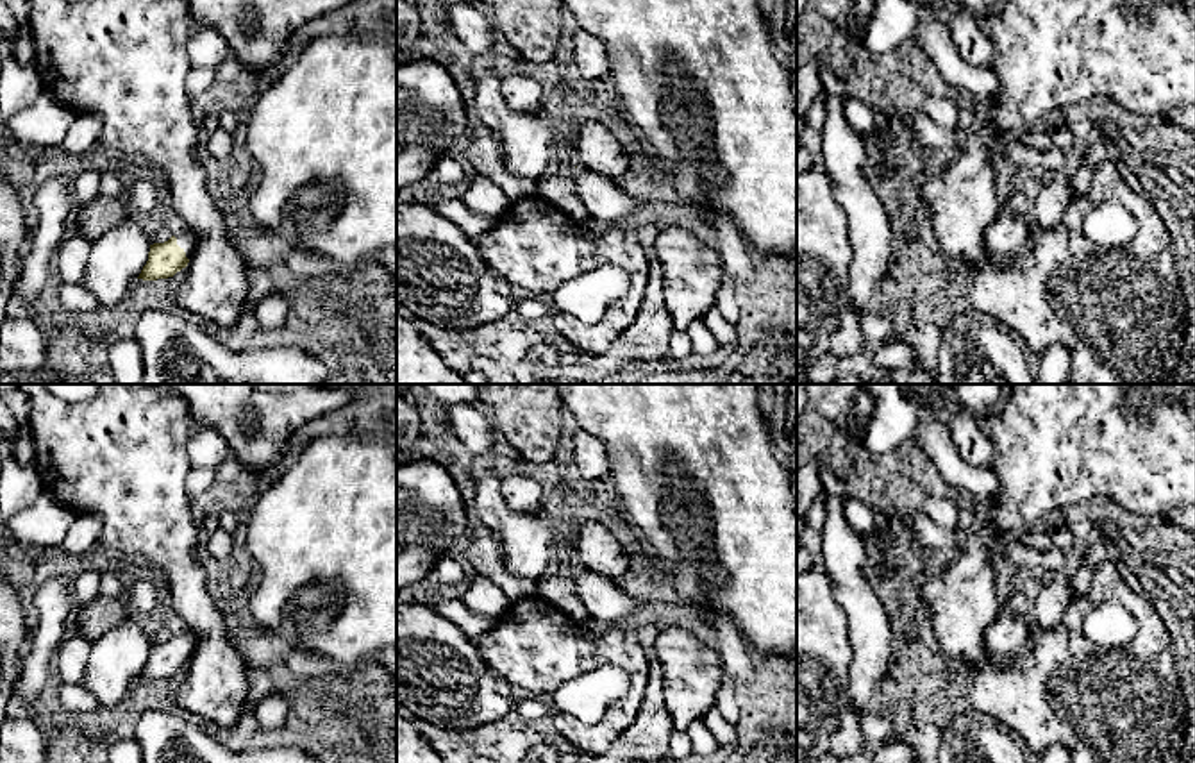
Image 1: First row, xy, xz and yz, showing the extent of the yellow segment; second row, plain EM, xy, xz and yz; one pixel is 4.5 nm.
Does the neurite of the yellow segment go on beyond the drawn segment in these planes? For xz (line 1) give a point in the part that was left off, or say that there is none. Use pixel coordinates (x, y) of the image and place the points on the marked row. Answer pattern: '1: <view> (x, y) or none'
1: none

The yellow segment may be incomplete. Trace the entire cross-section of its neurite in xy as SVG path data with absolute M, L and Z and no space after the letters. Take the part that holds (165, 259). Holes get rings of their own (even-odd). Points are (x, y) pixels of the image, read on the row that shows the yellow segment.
M175 225L168 241L150 245L148 261L138 279L157 281L173 277L188 266L195 239L195 232L186 225Z

